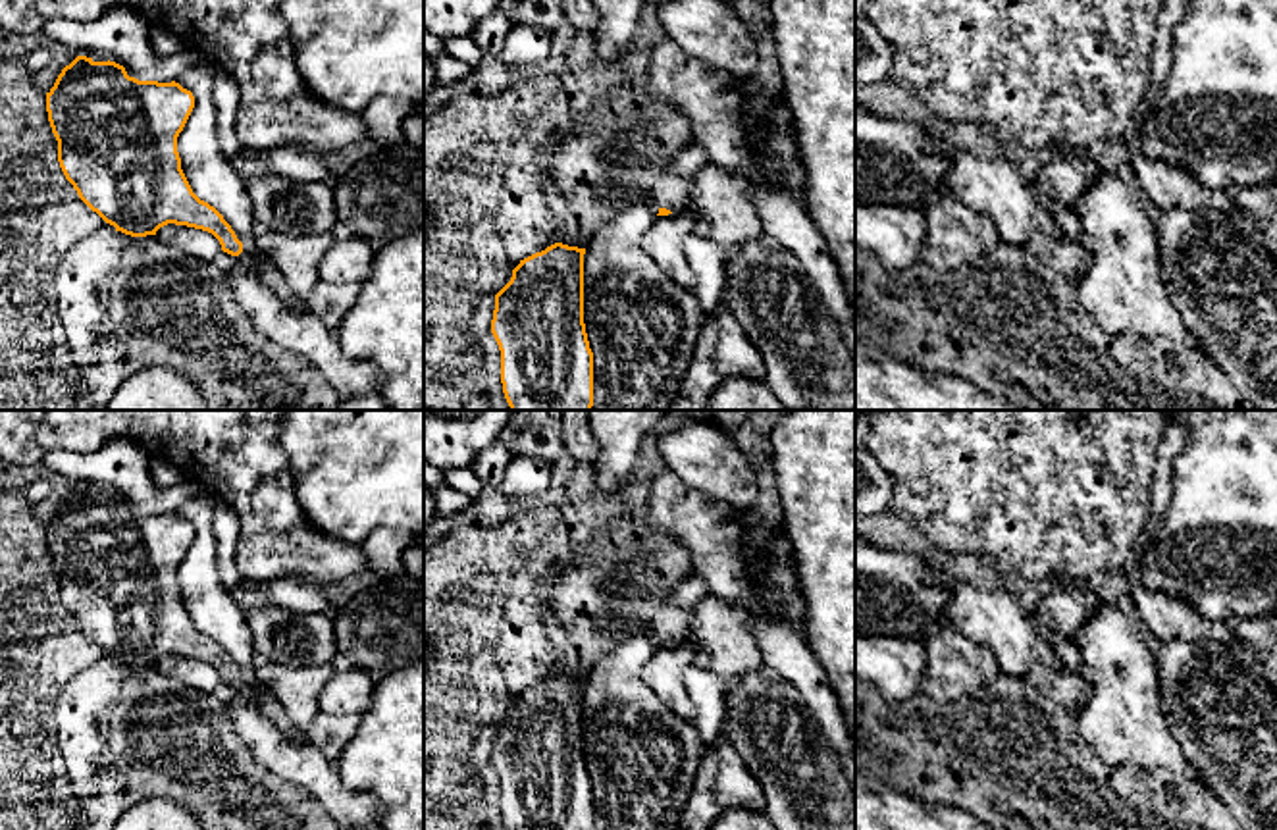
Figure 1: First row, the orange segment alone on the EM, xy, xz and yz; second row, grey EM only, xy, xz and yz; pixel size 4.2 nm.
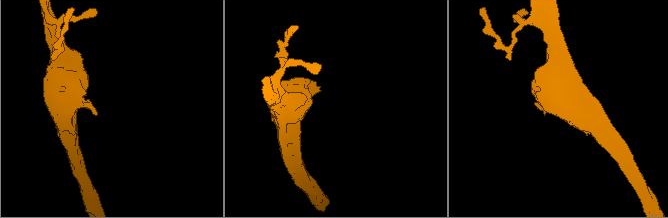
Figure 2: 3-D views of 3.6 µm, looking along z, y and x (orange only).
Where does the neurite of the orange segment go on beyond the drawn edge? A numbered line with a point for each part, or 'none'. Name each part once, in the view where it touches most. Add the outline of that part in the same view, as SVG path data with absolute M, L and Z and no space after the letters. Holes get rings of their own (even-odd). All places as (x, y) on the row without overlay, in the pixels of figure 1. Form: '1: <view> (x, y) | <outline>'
1: xz (673, 622) | M691 576L690 580L676 585L665 605L657 610L655 632L661 639L672 645L690 643L691 639L691 620L688 616L690 609L705 595L709 595L705 580Z

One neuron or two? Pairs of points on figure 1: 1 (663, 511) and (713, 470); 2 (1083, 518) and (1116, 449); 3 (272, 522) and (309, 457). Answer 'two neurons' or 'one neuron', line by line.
1: two neurons
2: one neuron
3: two neurons

